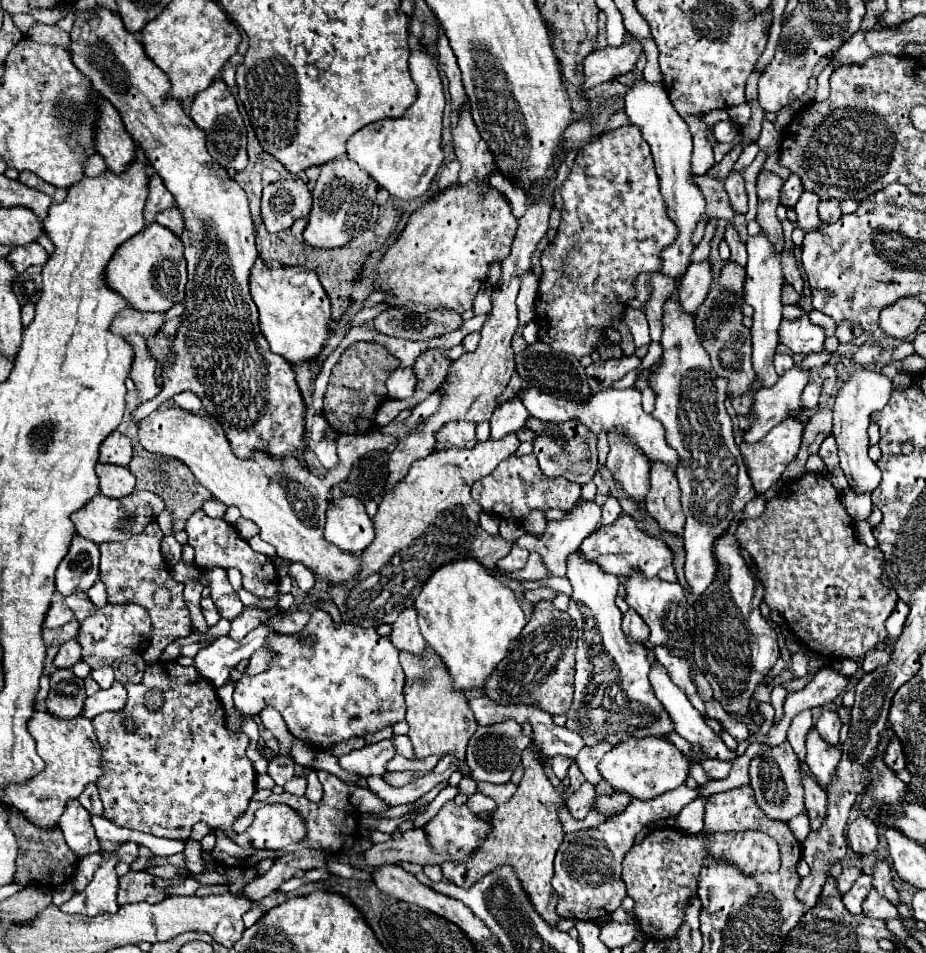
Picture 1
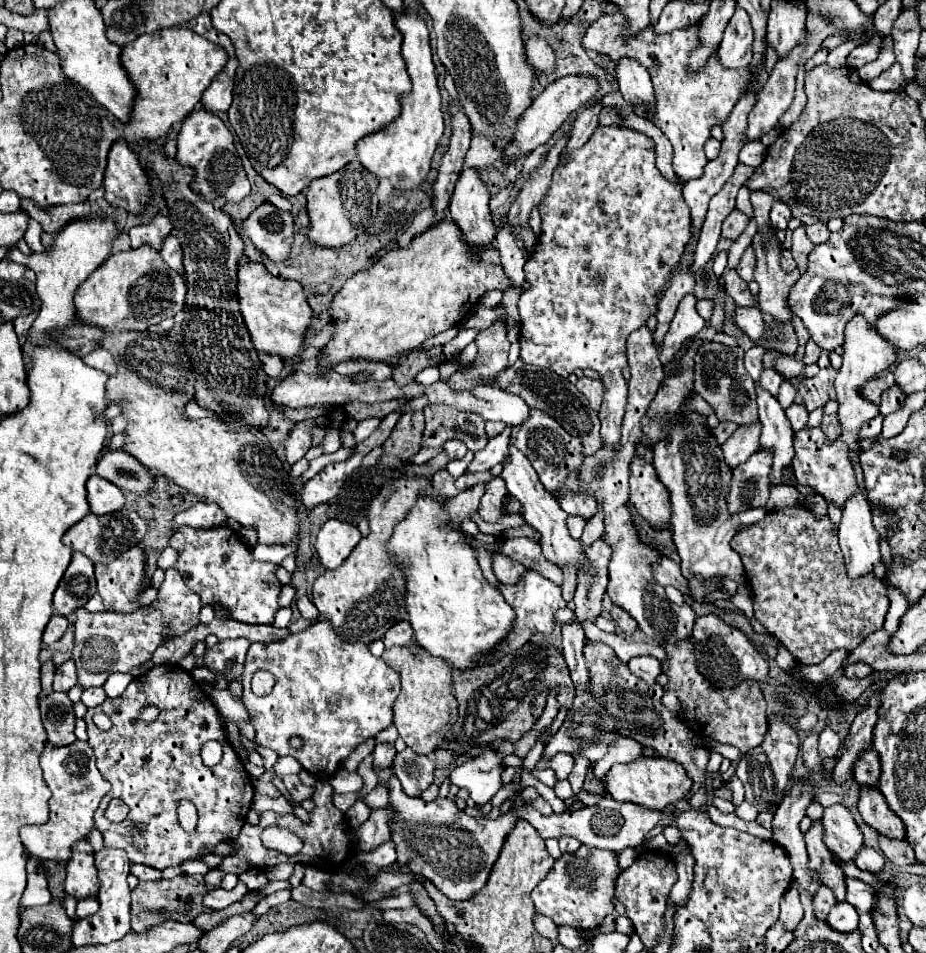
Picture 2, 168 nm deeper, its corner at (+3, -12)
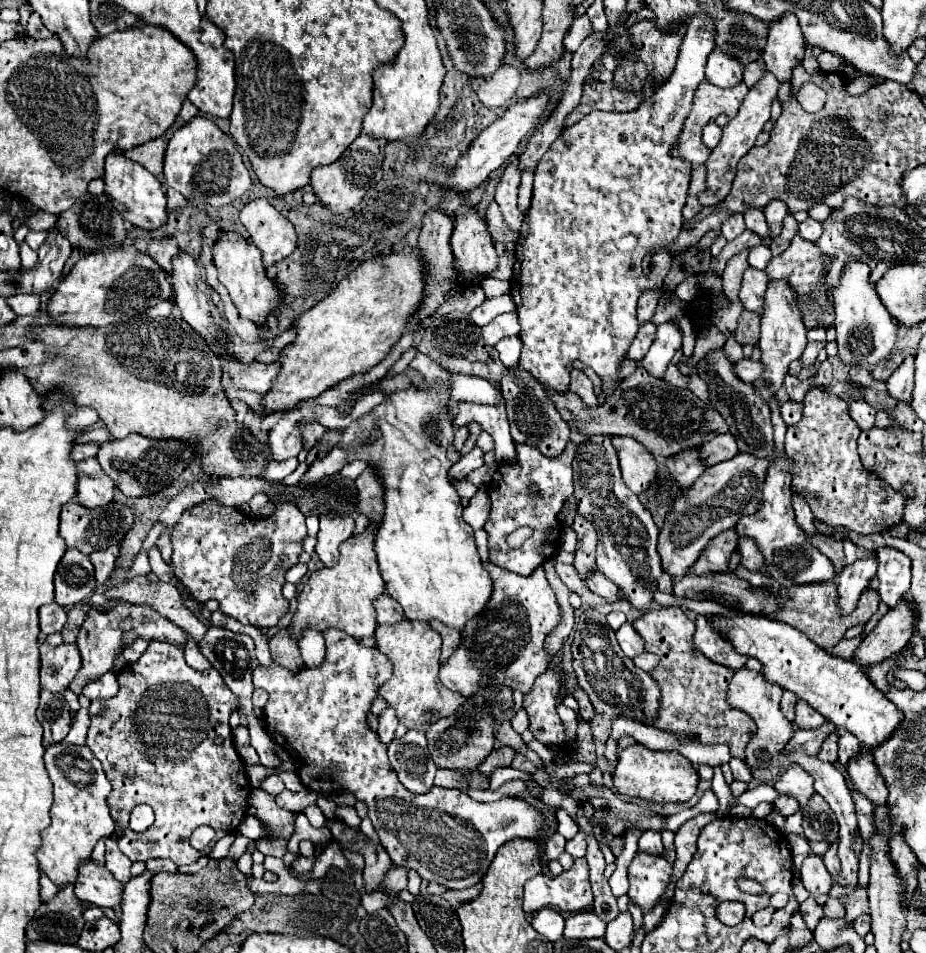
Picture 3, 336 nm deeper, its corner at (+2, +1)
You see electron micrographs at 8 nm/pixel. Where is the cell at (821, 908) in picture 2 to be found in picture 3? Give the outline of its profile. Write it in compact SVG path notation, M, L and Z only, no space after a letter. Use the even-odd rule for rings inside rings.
M810 896L810 898L800 906L800 910L802 910L802 916L804 916L804 920L806 920L806 926L808 926L810 930L814 930L816 924L818 924L818 920L822 918L822 904L818 904L818 900L814 900L814 896Z

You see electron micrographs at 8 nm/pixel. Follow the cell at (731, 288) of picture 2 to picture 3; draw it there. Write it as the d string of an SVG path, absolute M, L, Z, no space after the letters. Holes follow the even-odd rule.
M748 268L748 270L744 272L742 288L740 288L740 302L742 302L742 306L744 306L746 310L762 312L766 286L768 286L768 276L766 276L766 272Z

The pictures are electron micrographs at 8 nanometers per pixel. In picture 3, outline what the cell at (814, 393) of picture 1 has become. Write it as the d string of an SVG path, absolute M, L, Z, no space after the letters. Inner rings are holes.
M788 400L780 406L780 412L782 412L782 418L786 422L786 426L794 426L800 416L802 416L802 402L794 402L794 400Z

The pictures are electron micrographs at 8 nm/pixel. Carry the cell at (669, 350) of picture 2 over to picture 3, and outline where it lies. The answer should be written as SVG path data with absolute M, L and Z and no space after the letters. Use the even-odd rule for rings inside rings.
M674 322L660 324L648 354L642 358L642 364L648 370L648 374L662 378L666 366L670 364L678 348L682 348L682 330Z

